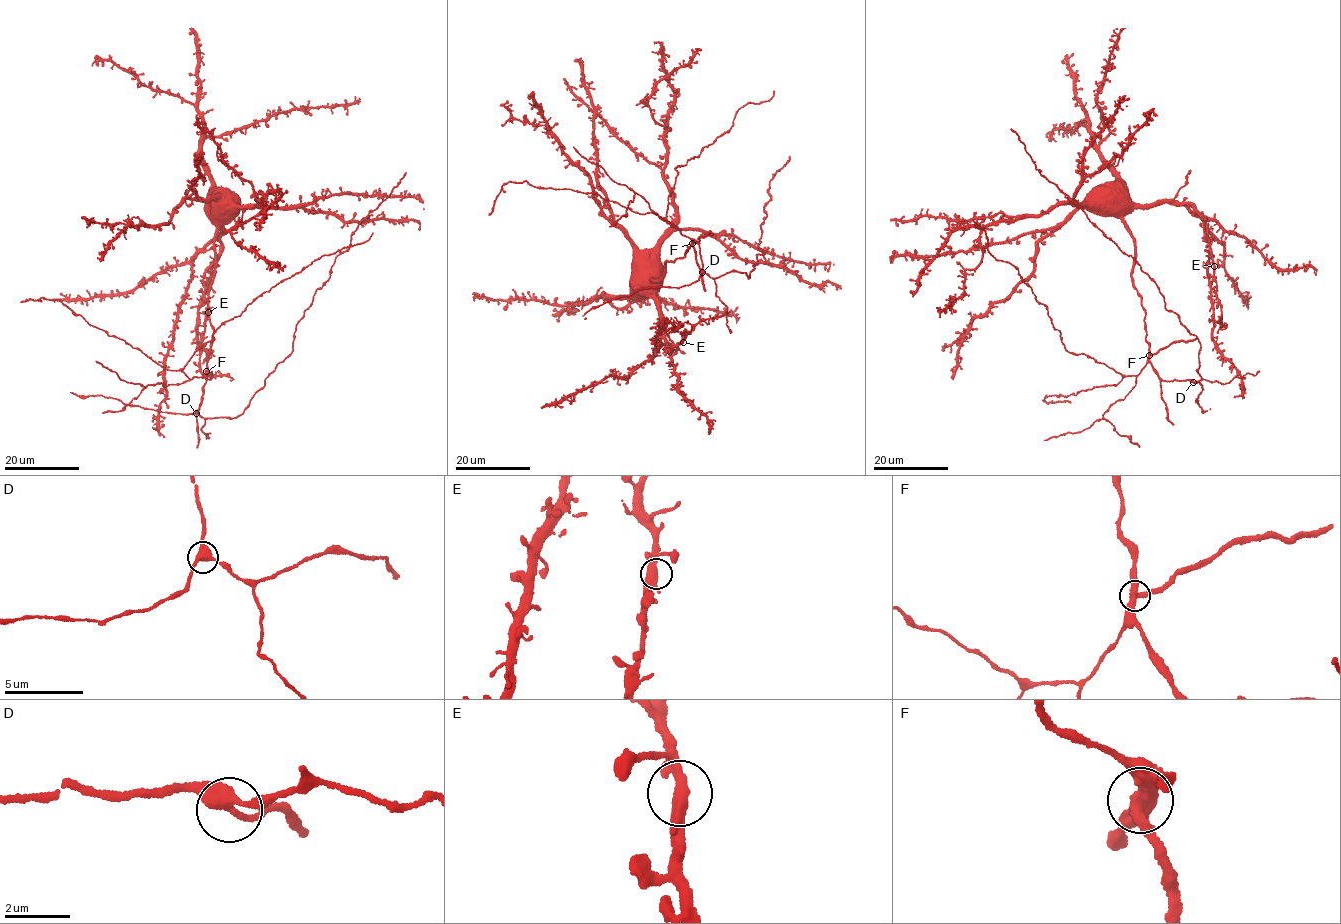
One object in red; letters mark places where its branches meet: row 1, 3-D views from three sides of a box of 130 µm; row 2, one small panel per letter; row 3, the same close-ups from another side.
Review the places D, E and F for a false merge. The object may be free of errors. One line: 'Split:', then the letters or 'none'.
Split: F

